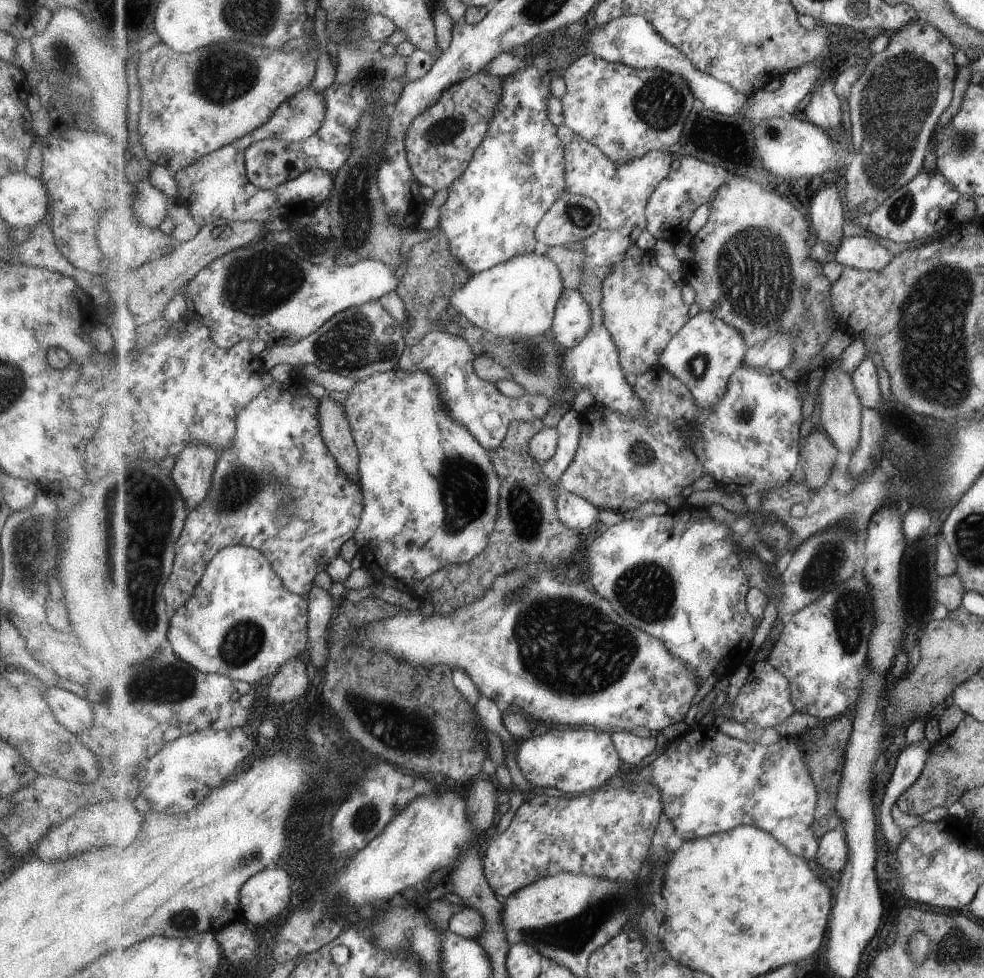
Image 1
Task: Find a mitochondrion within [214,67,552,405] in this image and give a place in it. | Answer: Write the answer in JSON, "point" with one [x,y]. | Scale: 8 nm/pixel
{"point":[256,282]}

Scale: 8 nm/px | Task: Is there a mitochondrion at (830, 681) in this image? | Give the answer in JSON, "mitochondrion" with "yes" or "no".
{"mitochondrion":"no"}

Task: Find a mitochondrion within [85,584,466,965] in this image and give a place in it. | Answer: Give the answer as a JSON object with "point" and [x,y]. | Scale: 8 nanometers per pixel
{"point":[165,683]}

